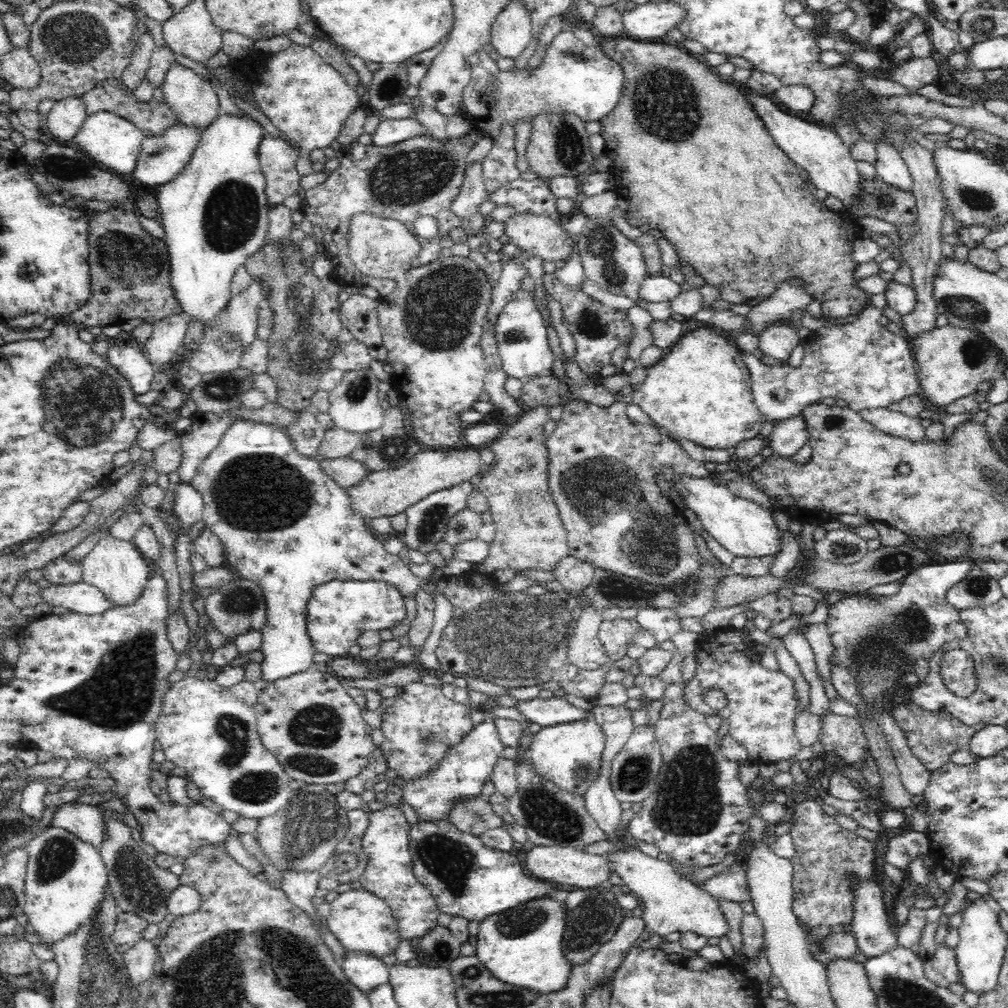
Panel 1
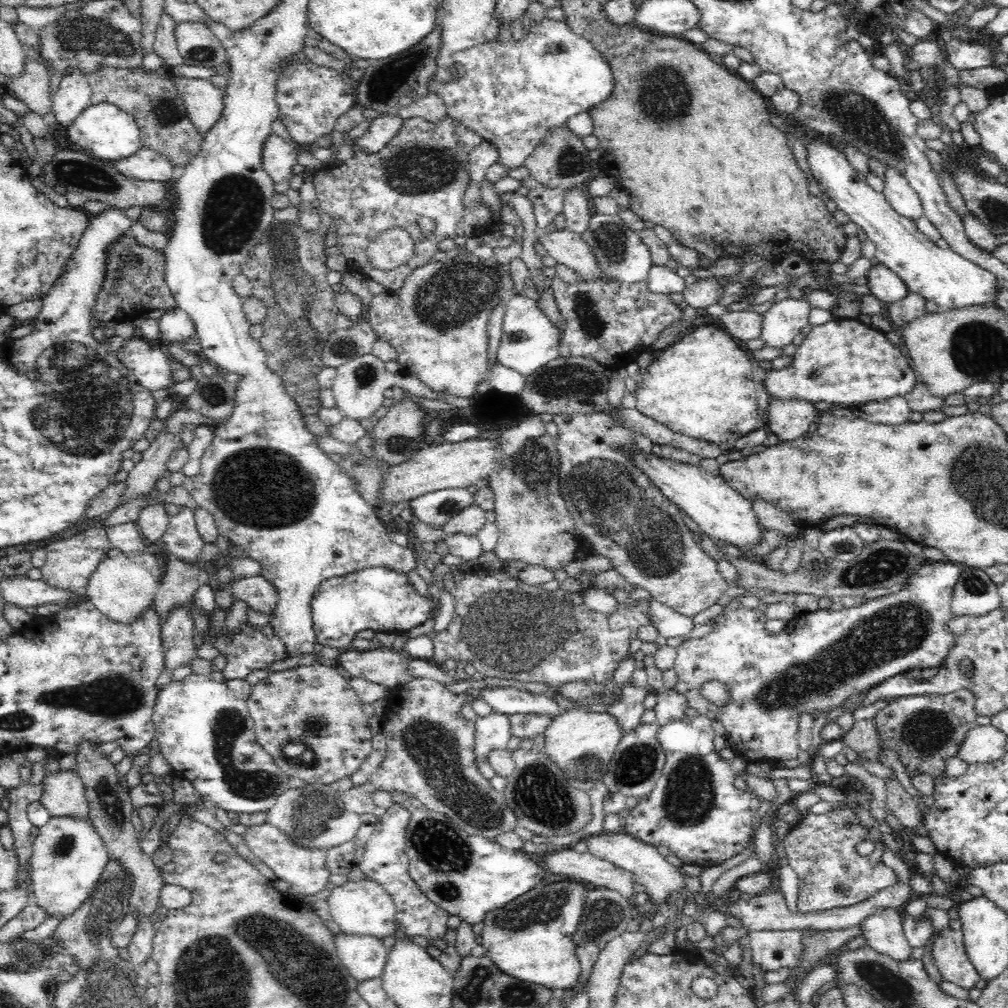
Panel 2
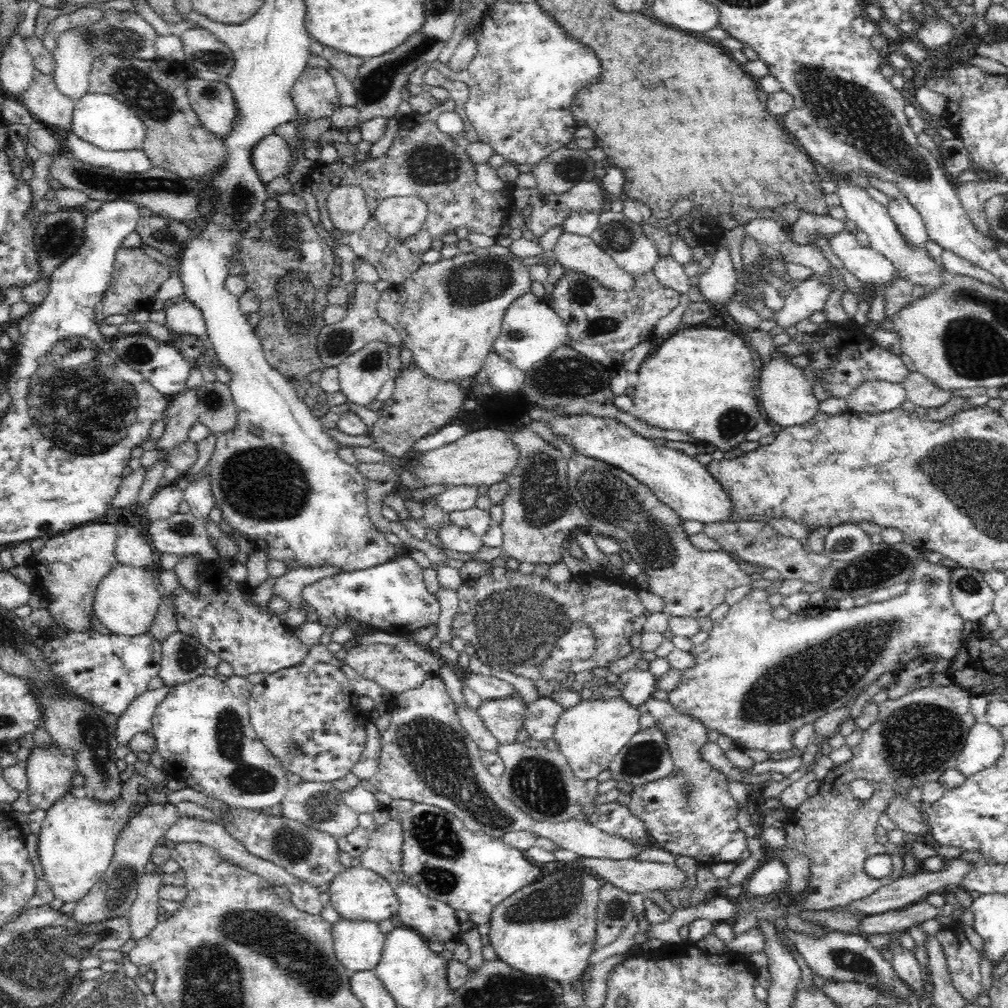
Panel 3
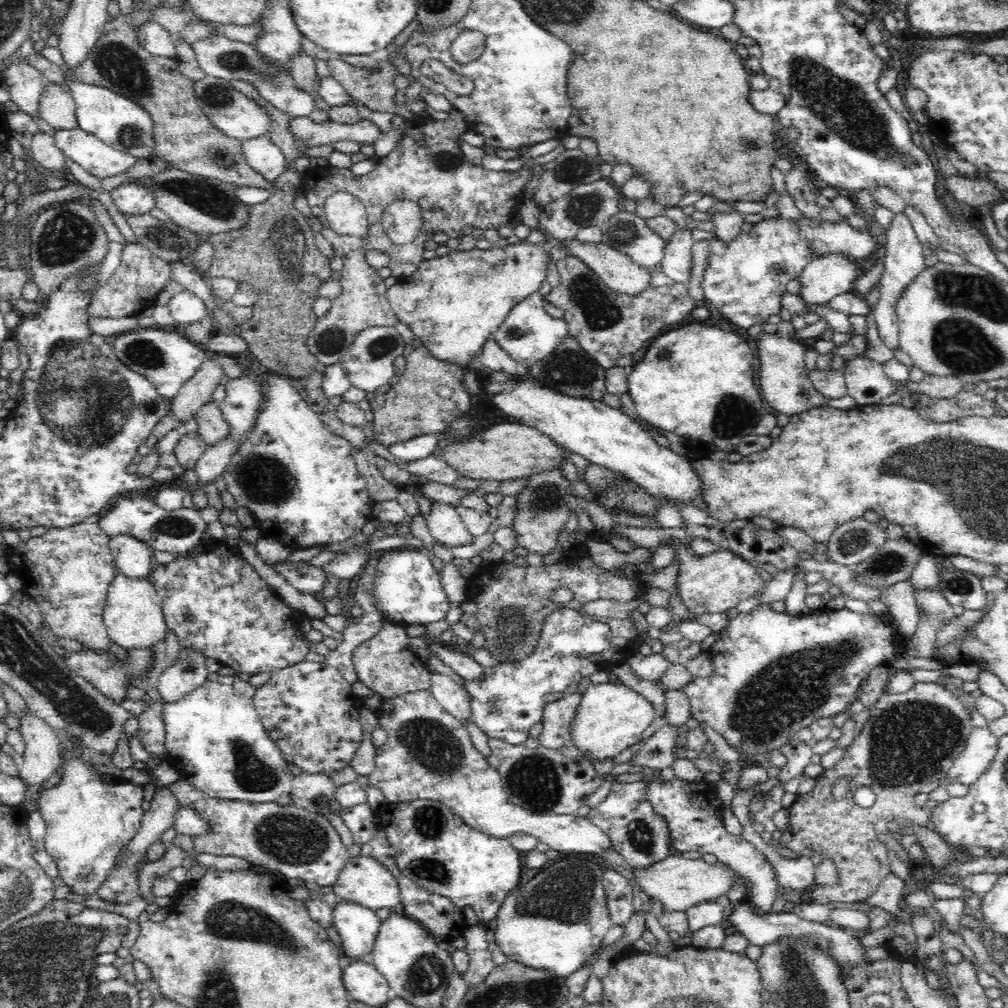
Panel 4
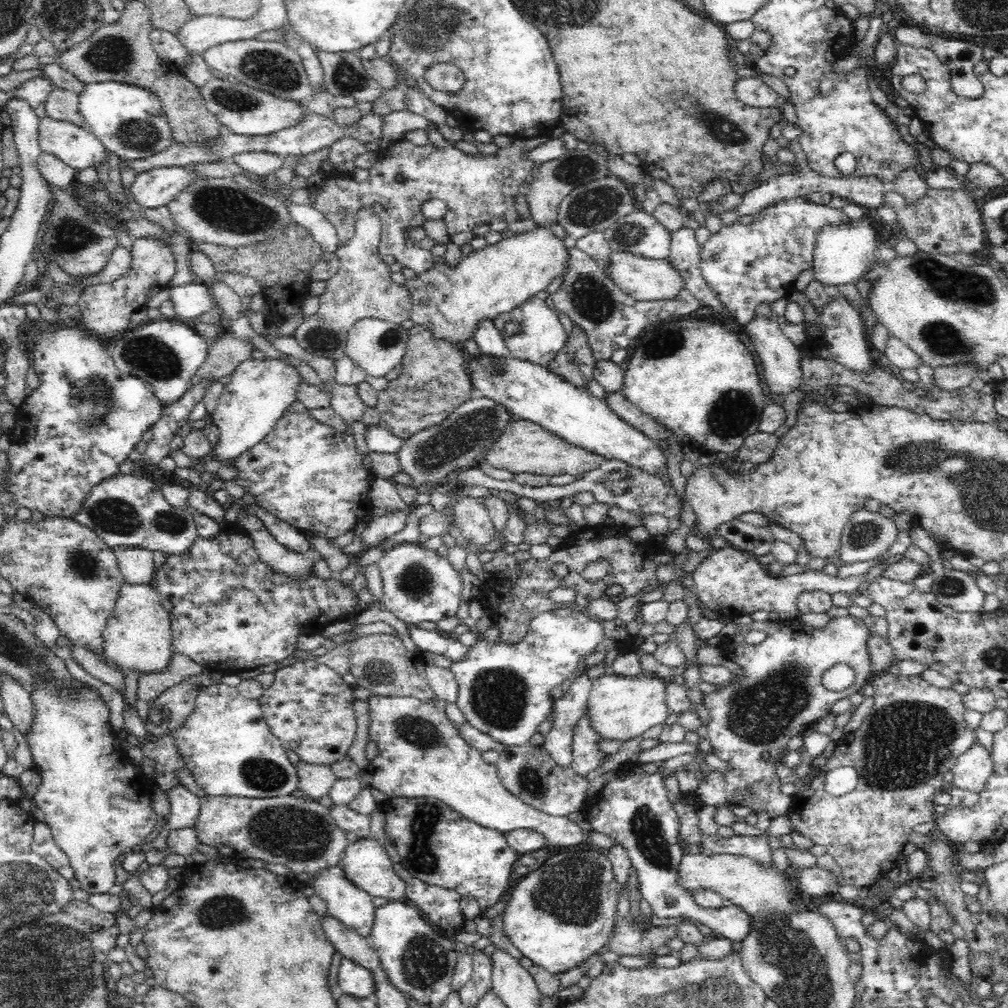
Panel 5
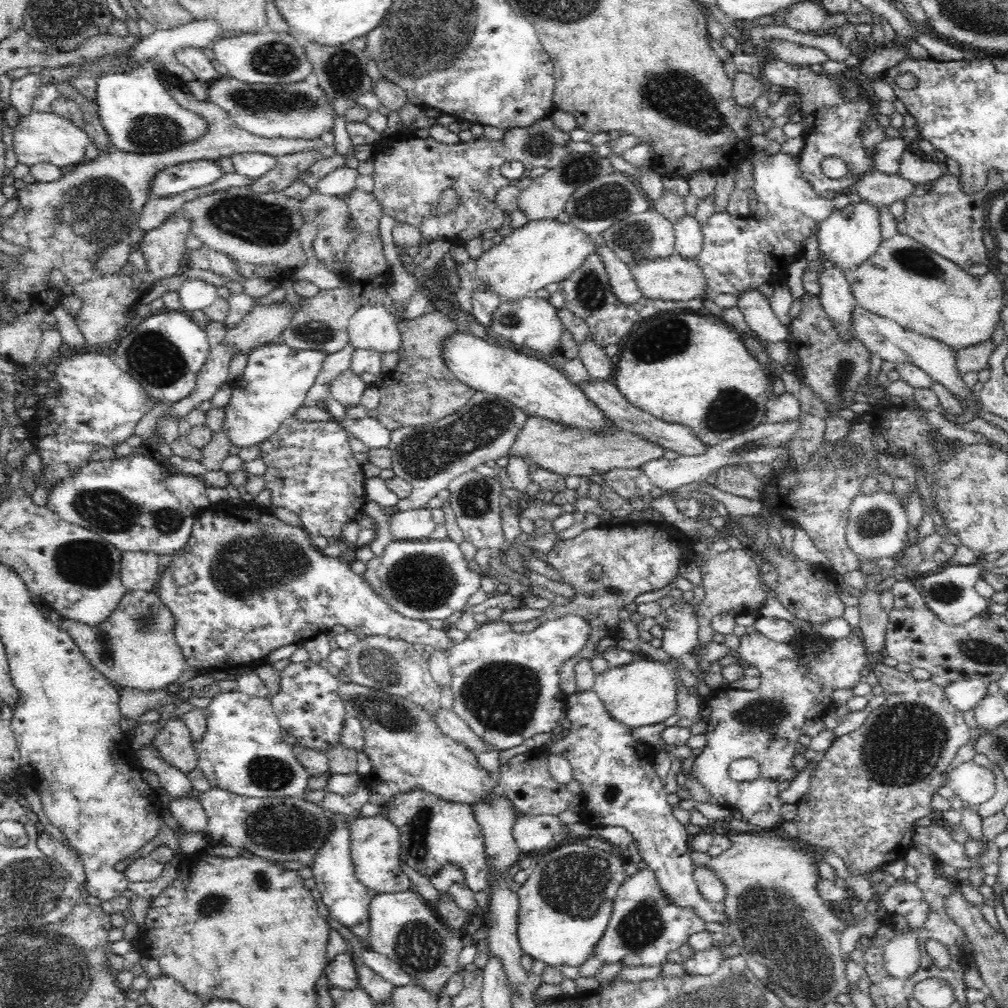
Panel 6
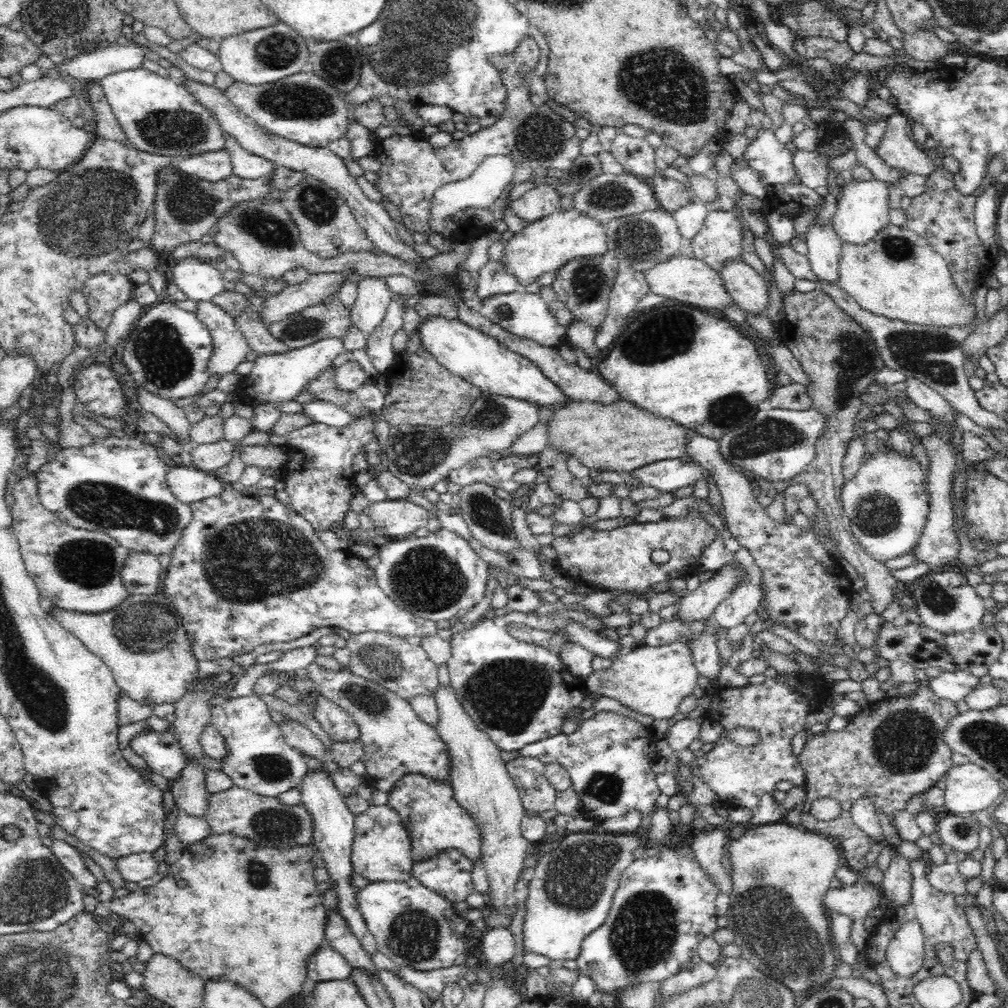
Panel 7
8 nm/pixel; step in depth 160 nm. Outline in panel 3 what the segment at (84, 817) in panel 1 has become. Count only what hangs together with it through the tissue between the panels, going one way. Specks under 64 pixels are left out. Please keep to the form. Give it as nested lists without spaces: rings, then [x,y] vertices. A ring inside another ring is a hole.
[[[57,745],[50,746],[50,748],[40,748],[40,746],[32,748],[25,766],[28,784],[26,790],[21,792],[20,796],[11,804],[12,811],[22,812],[22,814],[28,814],[38,809],[47,811],[54,802],[62,800],[70,793],[76,793],[70,788],[70,779],[78,770],[76,758],[64,756],[60,750]]]

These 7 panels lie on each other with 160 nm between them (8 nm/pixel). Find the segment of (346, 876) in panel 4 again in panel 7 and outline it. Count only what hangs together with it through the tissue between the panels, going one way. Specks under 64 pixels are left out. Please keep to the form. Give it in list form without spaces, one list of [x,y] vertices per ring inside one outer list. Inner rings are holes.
[[[371,803],[365,812],[355,818],[355,835],[352,843],[354,872],[372,882],[406,882],[413,876],[410,837],[402,824],[402,817],[391,806]]]

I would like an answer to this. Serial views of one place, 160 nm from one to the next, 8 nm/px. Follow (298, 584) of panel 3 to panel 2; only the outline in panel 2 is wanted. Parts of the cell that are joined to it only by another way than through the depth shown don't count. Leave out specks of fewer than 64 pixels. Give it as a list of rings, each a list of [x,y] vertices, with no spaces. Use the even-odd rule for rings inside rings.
[[[260,575],[234,580],[228,590],[233,595],[234,600],[235,598],[240,598],[248,604],[248,608],[267,615],[271,615],[278,605],[278,595],[276,595],[275,586]]]

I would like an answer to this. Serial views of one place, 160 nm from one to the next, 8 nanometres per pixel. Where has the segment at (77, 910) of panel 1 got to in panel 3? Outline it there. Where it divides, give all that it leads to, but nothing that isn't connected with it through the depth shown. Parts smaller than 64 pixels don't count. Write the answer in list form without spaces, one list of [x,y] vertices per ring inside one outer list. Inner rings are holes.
[[[137,773],[133,779],[123,784],[122,796],[112,804],[102,804],[102,801],[94,801],[94,798],[76,792],[54,802],[46,811],[39,831],[37,851],[43,868],[43,880],[52,888],[54,899],[79,901],[99,882],[111,863],[118,834],[132,818],[132,806],[136,802],[148,802],[146,793],[138,791],[141,784],[147,784],[146,778]]]

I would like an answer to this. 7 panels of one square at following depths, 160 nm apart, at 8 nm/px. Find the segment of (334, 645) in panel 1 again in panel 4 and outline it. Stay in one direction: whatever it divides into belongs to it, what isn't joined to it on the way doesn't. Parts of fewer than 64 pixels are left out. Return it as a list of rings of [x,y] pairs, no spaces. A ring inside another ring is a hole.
[[[404,547],[383,552],[368,592],[372,605],[382,617],[385,615],[404,628],[445,620],[451,607],[442,587],[440,571],[434,568],[428,553],[418,548]],[[276,561],[273,568],[301,593],[307,592],[315,596],[316,592],[321,592],[328,583],[326,575],[320,571],[319,566],[310,565],[309,561]]]

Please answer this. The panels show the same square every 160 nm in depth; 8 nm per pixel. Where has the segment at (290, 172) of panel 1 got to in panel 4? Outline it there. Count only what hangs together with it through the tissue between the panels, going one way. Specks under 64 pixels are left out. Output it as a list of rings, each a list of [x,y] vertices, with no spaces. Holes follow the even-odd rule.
[[[268,135],[260,136],[246,140],[242,144],[242,153],[246,163],[257,173],[260,174],[267,182],[273,183],[276,179],[285,172],[287,164],[283,151],[273,144]]]

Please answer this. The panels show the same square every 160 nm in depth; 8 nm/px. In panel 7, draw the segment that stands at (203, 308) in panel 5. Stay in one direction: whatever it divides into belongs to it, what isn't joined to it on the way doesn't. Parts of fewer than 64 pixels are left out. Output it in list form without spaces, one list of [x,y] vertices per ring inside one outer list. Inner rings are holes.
[[[186,258],[172,261],[169,269],[170,281],[178,285],[190,300],[211,301],[213,296],[224,291],[225,278],[215,265]]]

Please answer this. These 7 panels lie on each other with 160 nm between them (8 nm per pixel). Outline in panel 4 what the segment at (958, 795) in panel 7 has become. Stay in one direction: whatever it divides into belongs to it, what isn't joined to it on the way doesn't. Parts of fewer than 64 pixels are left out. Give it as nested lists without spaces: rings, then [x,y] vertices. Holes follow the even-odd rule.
[[[973,727],[968,736],[964,751],[954,760],[947,777],[954,782],[969,786],[976,782],[983,772],[991,766],[998,752],[999,738],[987,727]]]

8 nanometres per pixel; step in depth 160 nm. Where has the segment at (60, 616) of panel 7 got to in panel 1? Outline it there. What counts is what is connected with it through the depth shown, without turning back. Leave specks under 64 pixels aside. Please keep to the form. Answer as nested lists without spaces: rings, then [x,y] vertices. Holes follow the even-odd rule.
[[[111,534],[100,538],[84,558],[81,558],[83,581],[99,588],[99,592],[114,601],[116,607],[132,604],[142,594],[153,570],[152,562],[142,557],[133,542],[124,542]]]

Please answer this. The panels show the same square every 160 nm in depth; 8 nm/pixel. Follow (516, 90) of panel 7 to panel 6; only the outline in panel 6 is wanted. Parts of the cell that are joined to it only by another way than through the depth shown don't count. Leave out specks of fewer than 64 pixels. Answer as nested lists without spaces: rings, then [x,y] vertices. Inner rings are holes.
[[[549,116],[532,126],[505,131],[502,140],[498,141],[480,136],[470,142],[448,145],[436,141],[433,135],[410,140],[382,139],[373,145],[374,173],[371,176],[375,184],[372,194],[382,211],[396,223],[418,227],[426,241],[460,237],[466,242],[480,237],[486,228],[499,229],[509,218],[495,205],[498,190],[511,184],[500,172],[503,164],[521,162],[525,167],[524,178],[534,168],[550,168],[562,163],[570,154],[567,148],[570,142],[569,133],[559,130]],[[446,189],[454,190],[461,204],[452,213],[436,217],[434,206],[438,206]]]

